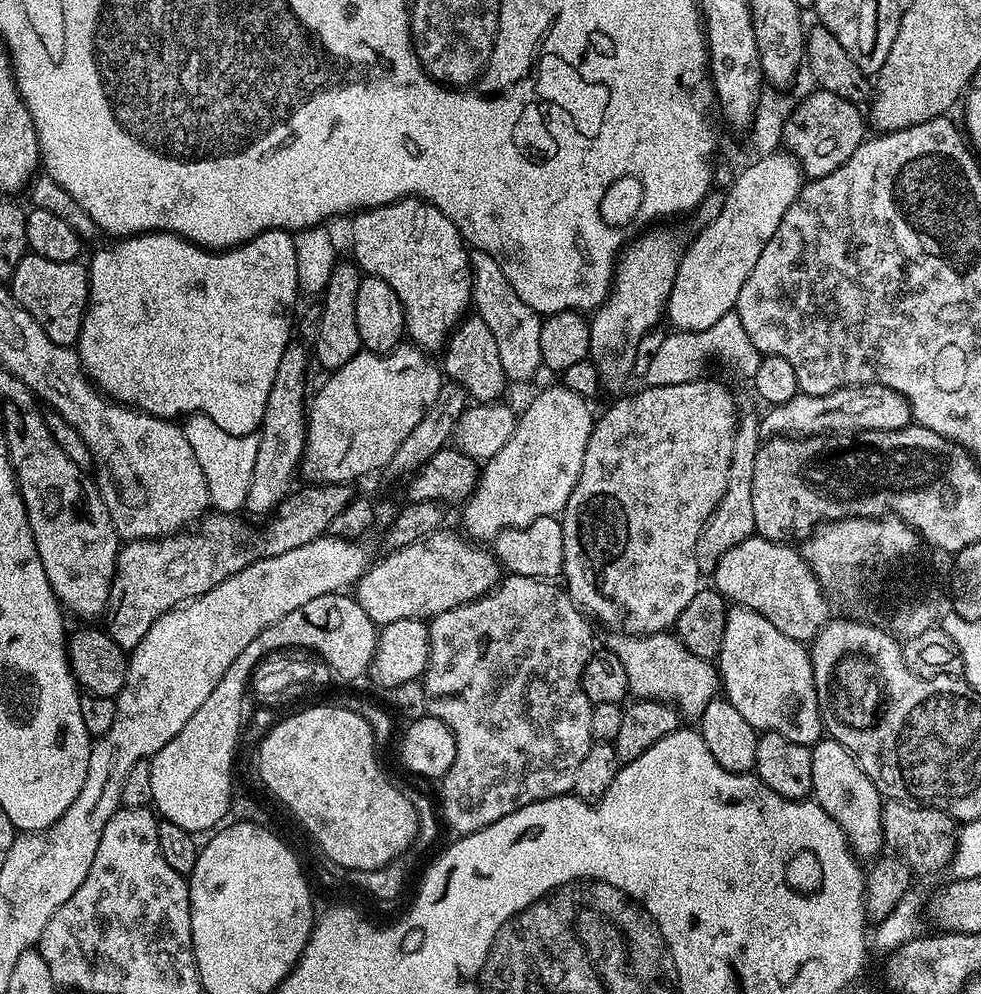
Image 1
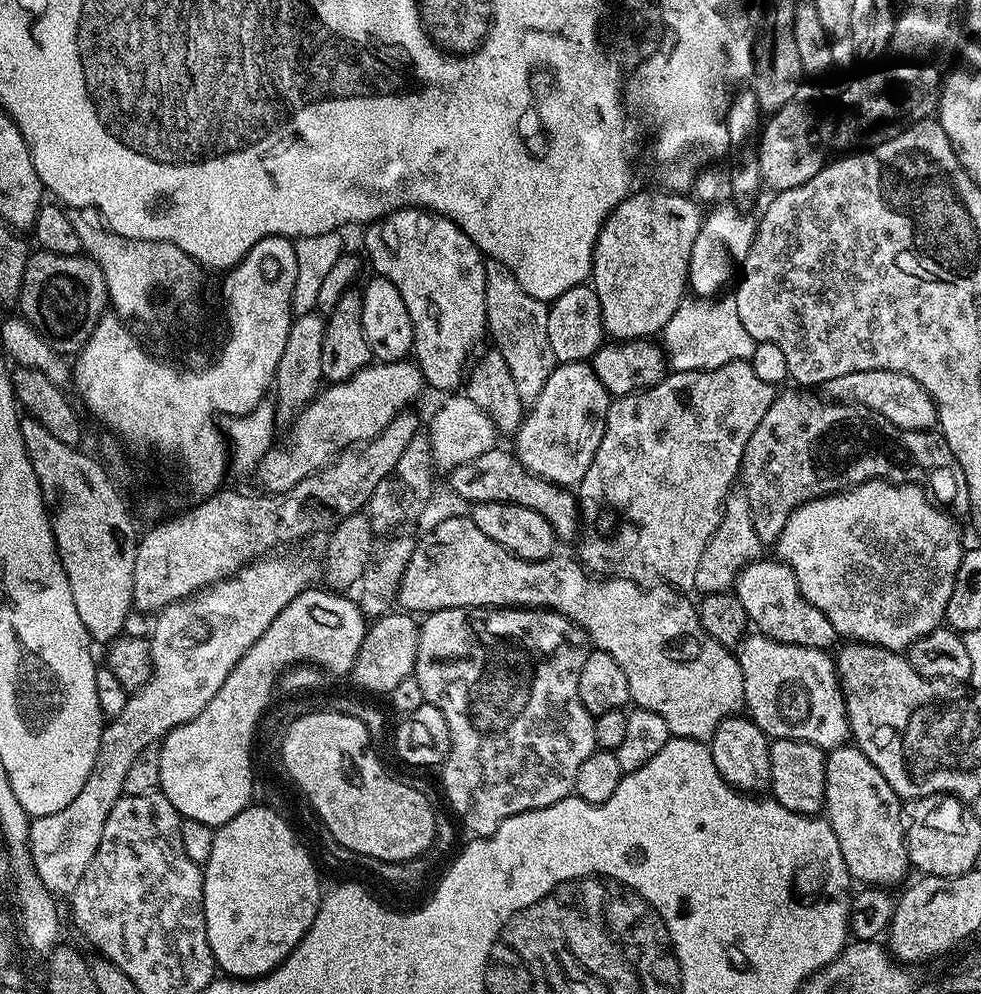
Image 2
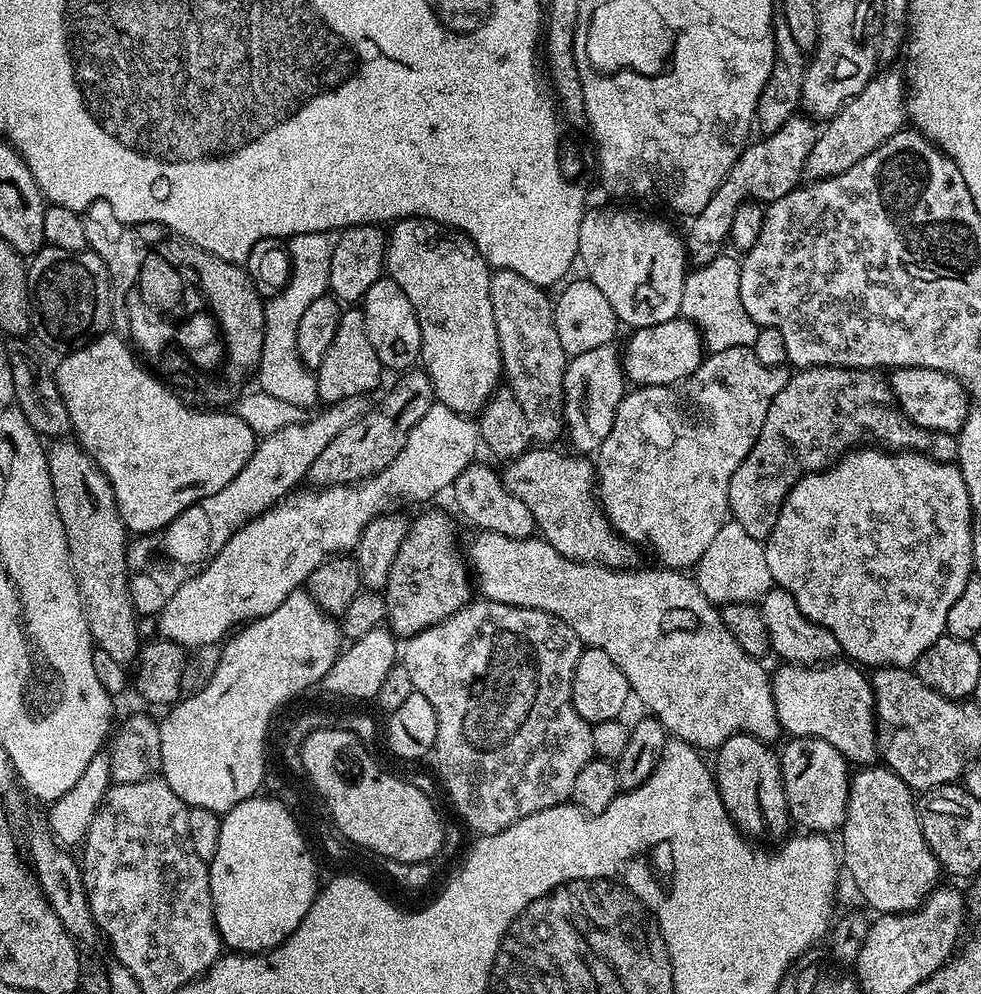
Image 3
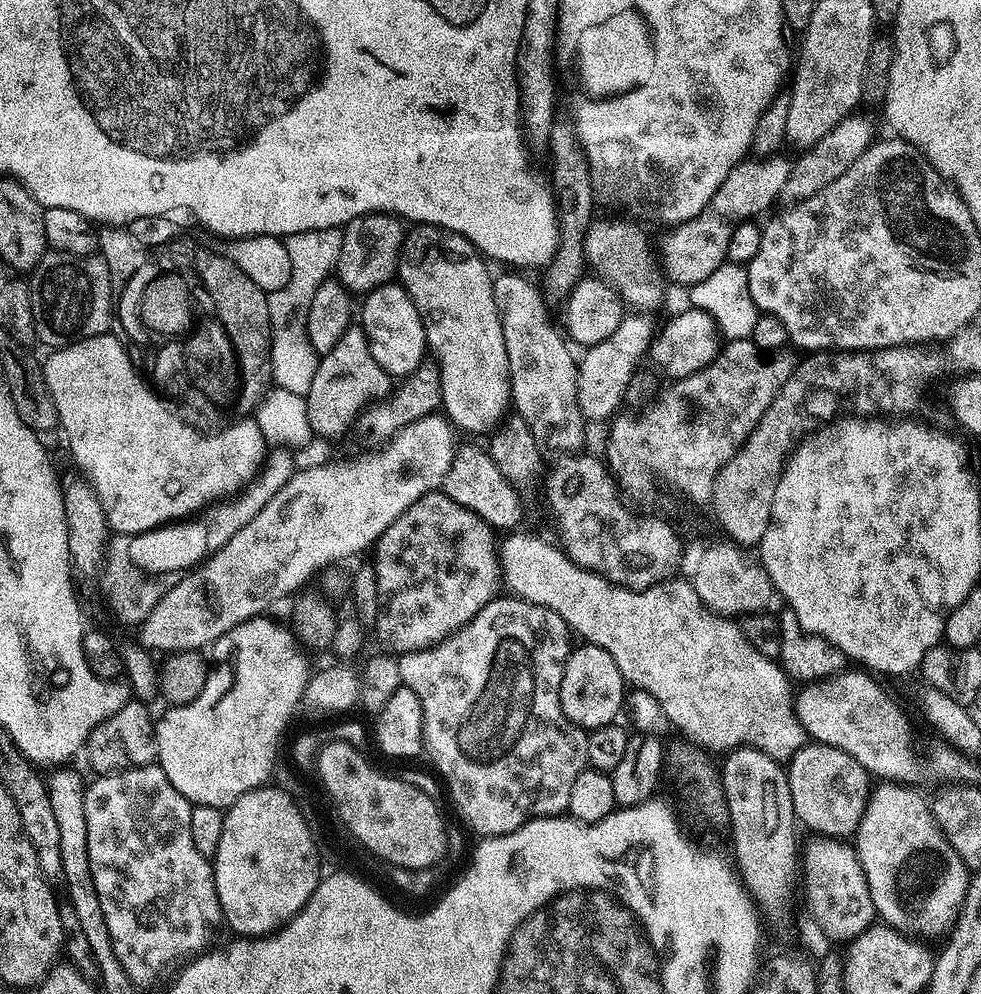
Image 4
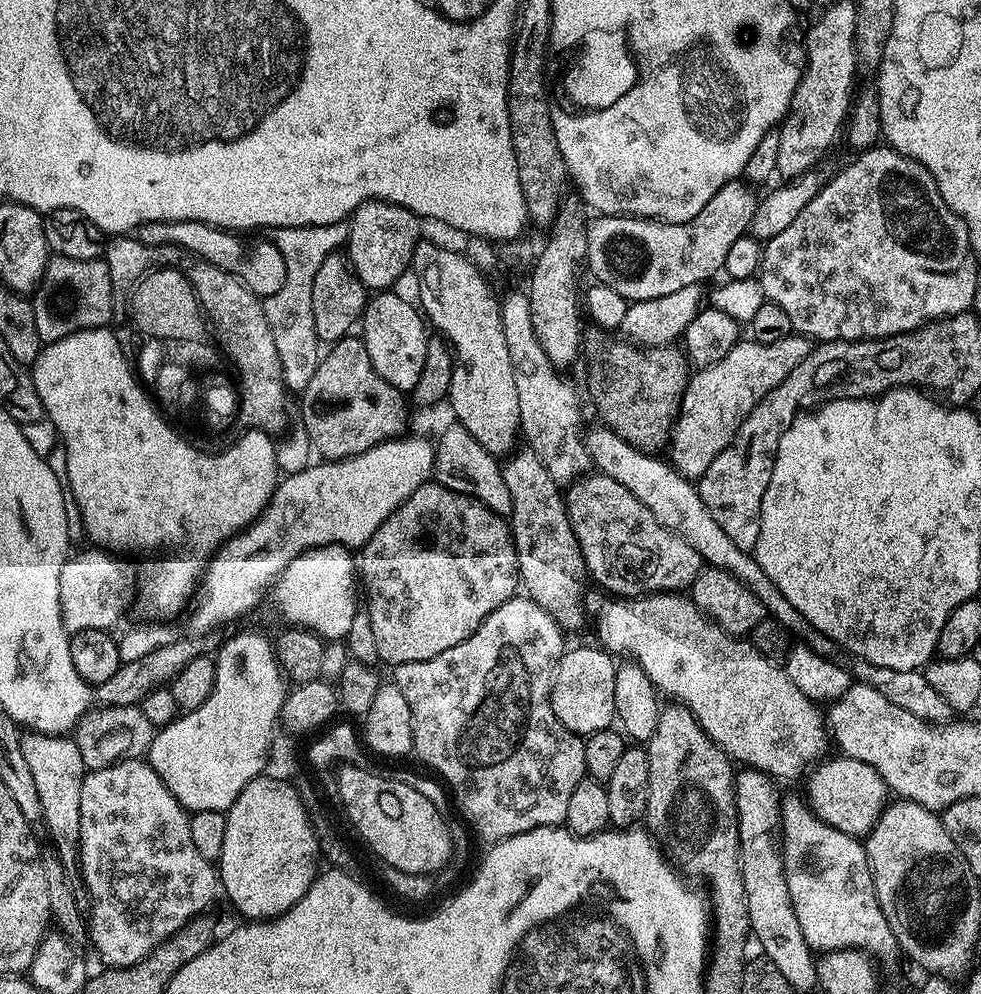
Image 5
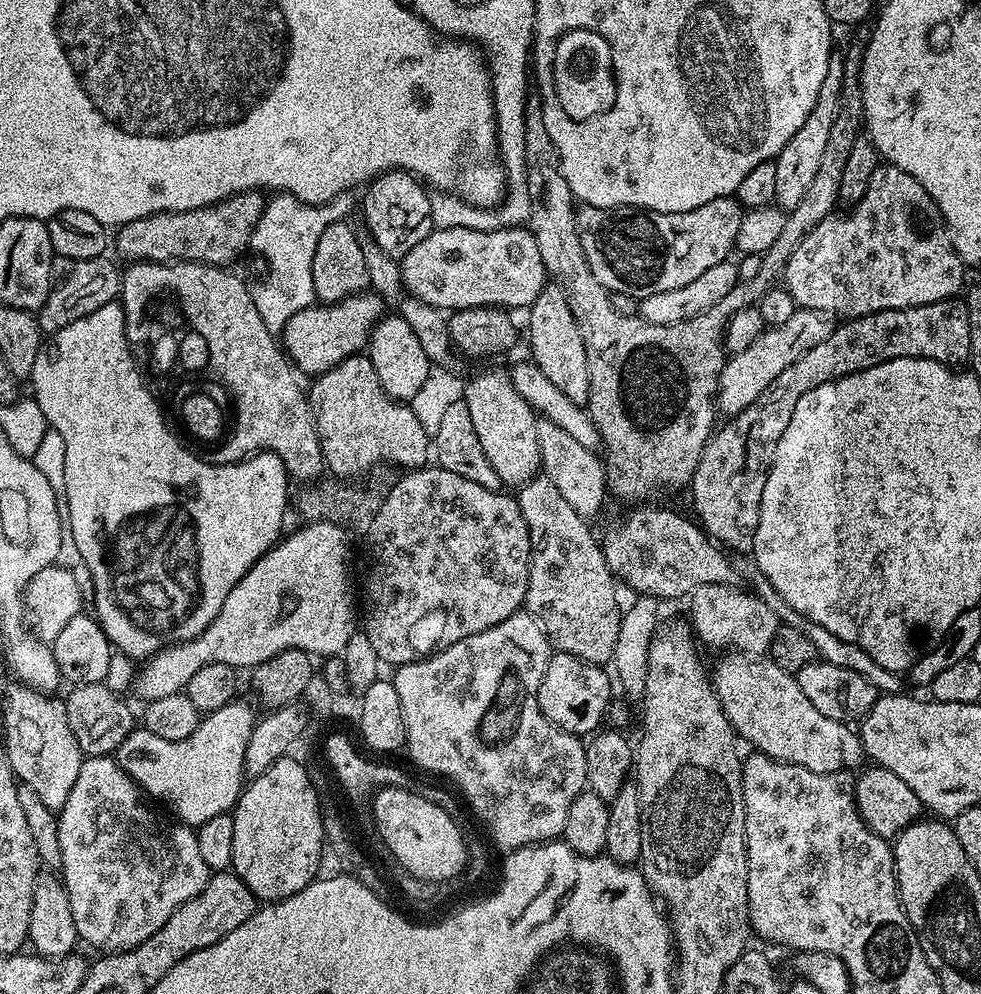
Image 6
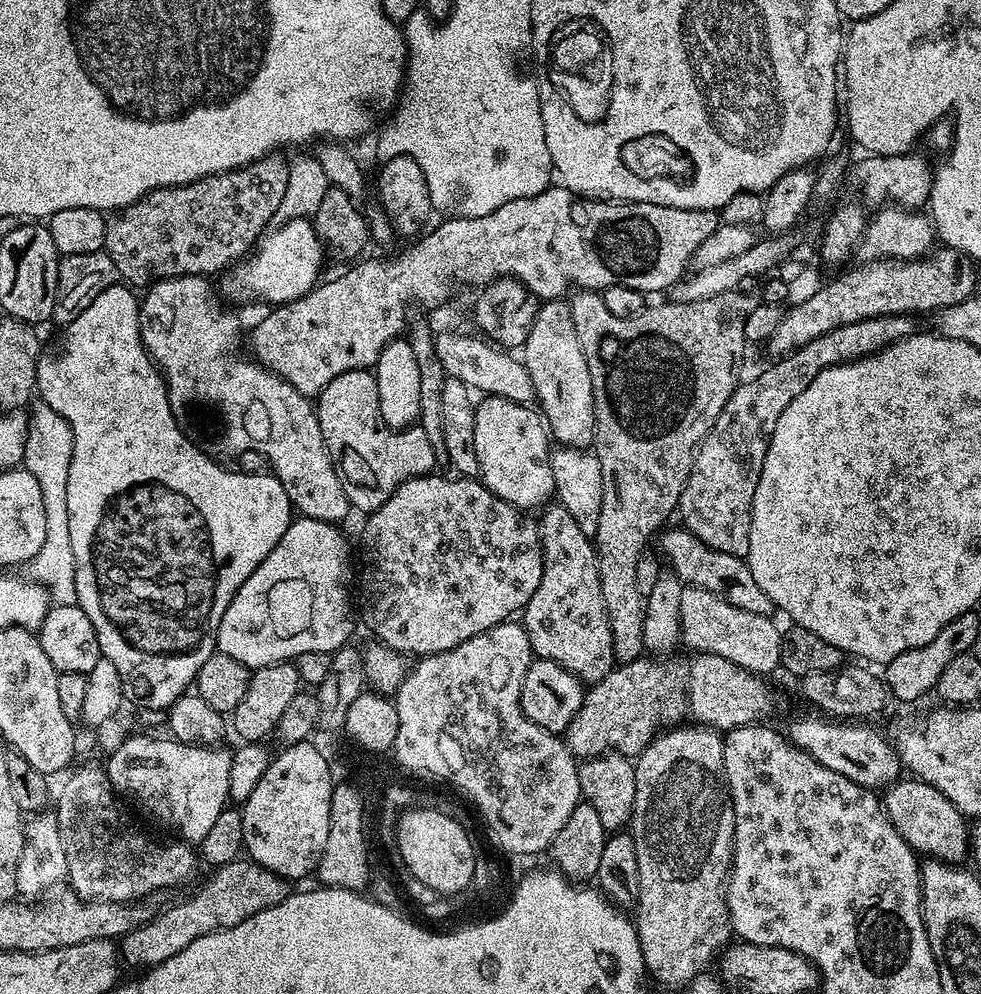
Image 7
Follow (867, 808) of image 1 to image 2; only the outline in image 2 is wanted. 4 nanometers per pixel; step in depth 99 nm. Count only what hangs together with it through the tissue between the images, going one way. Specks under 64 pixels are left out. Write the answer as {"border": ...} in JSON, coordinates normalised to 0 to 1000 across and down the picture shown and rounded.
{"border":[[[875,752],[847,754],[840,770],[842,799],[839,816],[850,835],[850,843],[854,843],[858,867],[862,867],[864,880],[881,891],[910,891],[928,877],[917,802],[907,787],[899,783],[895,771],[891,771],[891,767],[887,767],[887,763],[883,763],[883,759],[879,759]]]}

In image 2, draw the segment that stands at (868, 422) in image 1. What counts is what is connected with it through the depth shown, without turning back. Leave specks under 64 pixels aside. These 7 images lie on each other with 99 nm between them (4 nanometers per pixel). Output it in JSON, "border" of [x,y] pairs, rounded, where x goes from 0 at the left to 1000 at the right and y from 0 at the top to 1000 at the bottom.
{"border":[[[879,372],[871,376],[858,376],[858,380],[846,380],[842,383],[838,394],[845,403],[875,406],[899,416],[899,421],[907,424],[913,433],[946,435],[956,427],[954,405],[950,403],[949,396],[936,384],[932,384],[932,380],[911,372]]]}

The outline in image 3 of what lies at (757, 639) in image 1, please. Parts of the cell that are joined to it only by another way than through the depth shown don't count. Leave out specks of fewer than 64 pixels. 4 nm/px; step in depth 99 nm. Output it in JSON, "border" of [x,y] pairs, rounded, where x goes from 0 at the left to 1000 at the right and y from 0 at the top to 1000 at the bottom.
{"border":[[[845,666],[825,672],[795,670],[799,672],[787,680],[789,714],[796,733],[804,741],[827,740],[830,744],[846,746],[861,765],[873,771],[885,771],[890,768],[889,760],[892,762],[895,757],[889,687],[872,667],[856,667]]]}

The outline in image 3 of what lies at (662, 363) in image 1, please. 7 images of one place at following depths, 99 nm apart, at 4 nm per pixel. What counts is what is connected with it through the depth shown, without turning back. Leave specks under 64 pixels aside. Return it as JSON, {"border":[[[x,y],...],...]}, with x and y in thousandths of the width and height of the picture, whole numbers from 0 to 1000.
{"border":[[[735,256],[730,258],[722,266],[713,267],[698,277],[695,292],[694,319],[704,323],[708,327],[718,342],[719,351],[723,355],[735,354],[748,350],[766,349],[774,334],[774,327],[768,324],[765,316],[756,306],[755,300],[755,265],[753,261]]]}

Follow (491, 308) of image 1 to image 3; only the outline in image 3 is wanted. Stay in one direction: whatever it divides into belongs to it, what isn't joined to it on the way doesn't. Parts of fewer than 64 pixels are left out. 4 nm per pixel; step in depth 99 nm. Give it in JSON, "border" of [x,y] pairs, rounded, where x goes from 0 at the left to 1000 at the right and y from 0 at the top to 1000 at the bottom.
{"border":[[[515,270],[502,274],[502,283],[499,284],[499,308],[504,308],[504,328],[508,328],[508,348],[510,349],[510,364],[513,373],[516,375],[517,389],[521,390],[524,400],[528,400],[532,413],[536,415],[536,425],[540,425],[540,437],[543,444],[546,445],[567,445],[563,443],[572,442],[576,434],[575,429],[575,373],[579,371],[581,359],[573,352],[573,344],[569,344],[569,332],[565,332],[565,316],[563,315],[564,303],[559,302],[560,295],[550,290],[544,284],[536,284],[532,276],[524,276],[524,272]]]}

